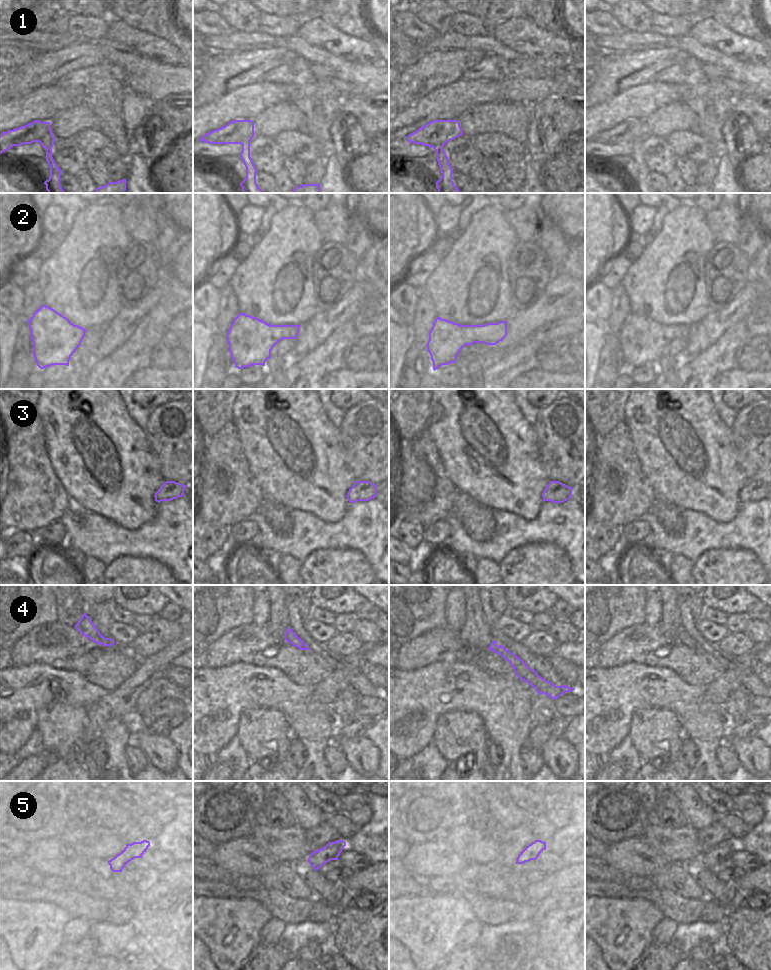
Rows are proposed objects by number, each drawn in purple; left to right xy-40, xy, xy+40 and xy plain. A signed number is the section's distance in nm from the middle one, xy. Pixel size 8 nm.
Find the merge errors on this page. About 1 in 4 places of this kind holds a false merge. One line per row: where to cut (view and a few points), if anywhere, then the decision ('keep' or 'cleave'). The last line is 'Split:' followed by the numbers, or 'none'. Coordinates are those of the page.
1: cut none; keep
2: cut none; keep
3: cut xy (347, 493), (347, 498); cleave
4: cut none; keep
5: cut none; keep
Split: 3

